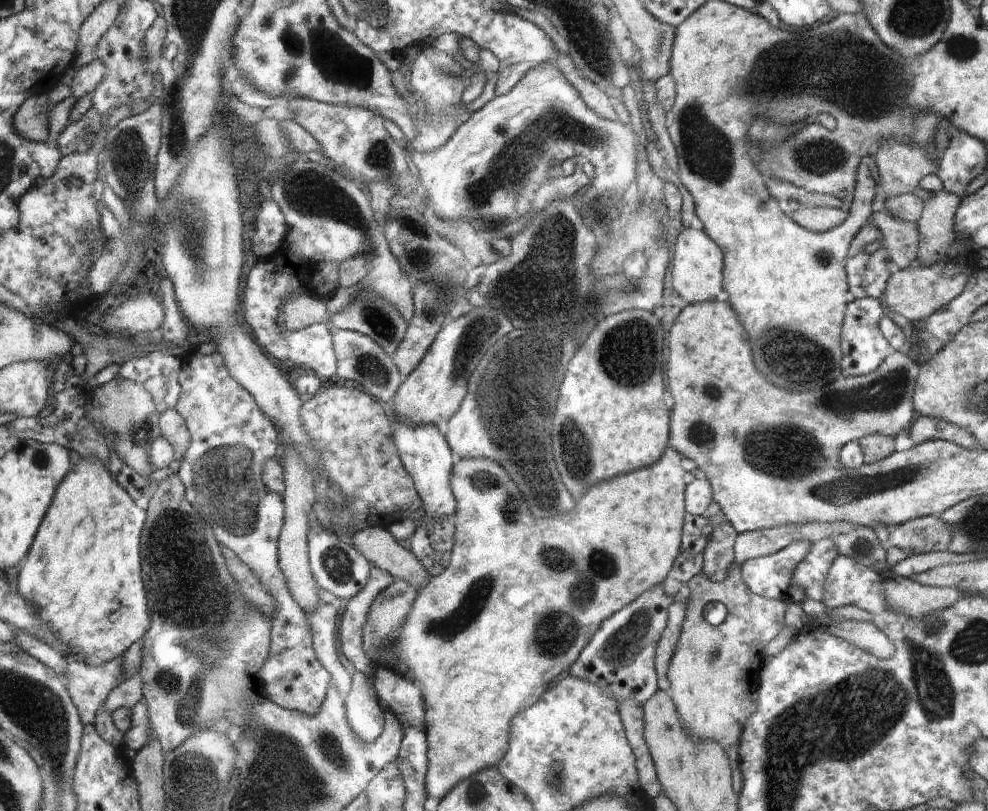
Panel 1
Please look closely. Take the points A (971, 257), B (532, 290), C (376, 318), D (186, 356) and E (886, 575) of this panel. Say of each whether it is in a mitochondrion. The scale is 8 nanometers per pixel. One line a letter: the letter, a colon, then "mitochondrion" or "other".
A: other
B: mitochondrion
C: mitochondrion
D: other
E: other

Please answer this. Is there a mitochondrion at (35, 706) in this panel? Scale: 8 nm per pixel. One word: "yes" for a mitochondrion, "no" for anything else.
yes

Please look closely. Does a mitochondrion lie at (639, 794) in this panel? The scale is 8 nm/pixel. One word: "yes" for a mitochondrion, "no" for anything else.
no

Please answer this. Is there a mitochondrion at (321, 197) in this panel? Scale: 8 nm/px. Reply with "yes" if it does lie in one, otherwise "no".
yes

